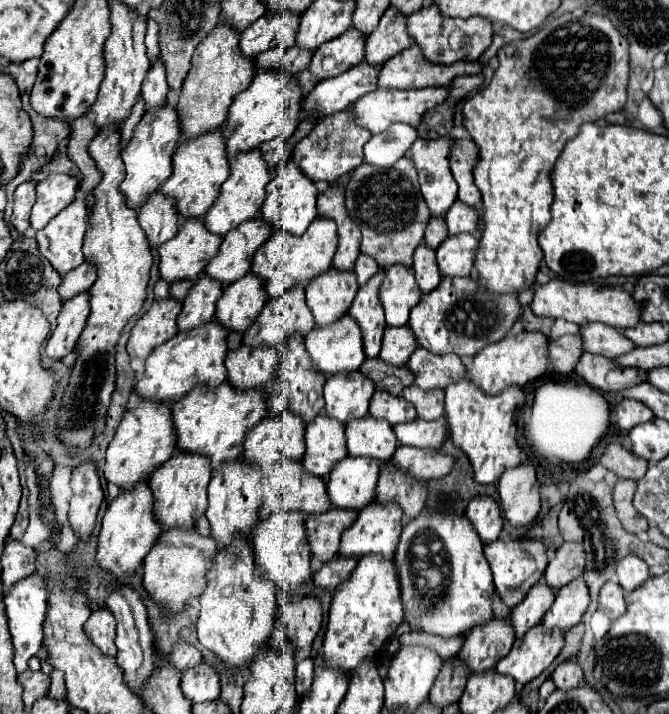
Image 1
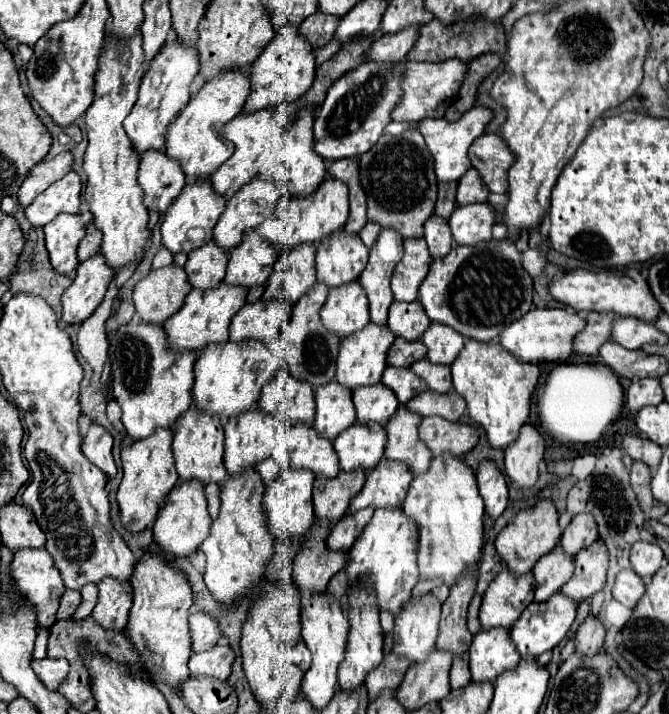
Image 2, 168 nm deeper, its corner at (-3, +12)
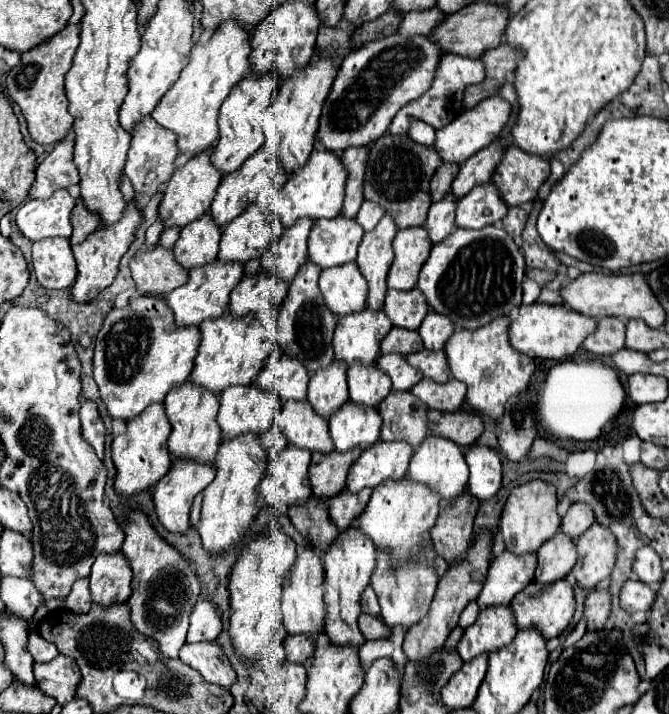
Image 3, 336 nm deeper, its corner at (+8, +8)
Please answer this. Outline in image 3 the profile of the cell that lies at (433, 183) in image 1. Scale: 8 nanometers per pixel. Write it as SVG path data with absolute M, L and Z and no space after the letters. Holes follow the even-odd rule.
M499 94L491 96L483 102L479 102L477 106L473 106L469 112L459 114L451 124L447 124L445 128L437 130L437 138L435 138L435 150L439 152L443 162L457 162L463 164L469 156L477 154L479 150L483 150L485 146L489 146L499 132L505 128L507 120L511 114L511 104L507 100L503 100Z

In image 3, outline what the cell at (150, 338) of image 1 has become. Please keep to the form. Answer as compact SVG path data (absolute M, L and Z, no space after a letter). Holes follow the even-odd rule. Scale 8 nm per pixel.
M161 244L139 250L129 262L137 292L165 296L185 284L187 270L181 268L171 250Z

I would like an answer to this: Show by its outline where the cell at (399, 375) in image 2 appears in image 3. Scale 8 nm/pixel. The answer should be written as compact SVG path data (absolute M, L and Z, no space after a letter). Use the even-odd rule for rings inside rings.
M383 354L377 358L377 368L391 376L395 390L409 390L423 378L421 372L417 372L417 368L413 368L405 356Z

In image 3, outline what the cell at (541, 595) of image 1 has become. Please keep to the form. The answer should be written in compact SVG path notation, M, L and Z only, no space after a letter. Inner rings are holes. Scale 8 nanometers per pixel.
M557 532L547 540L539 550L539 564L535 572L535 582L551 584L559 578L565 578L577 562L577 550L573 538L567 538L563 532Z

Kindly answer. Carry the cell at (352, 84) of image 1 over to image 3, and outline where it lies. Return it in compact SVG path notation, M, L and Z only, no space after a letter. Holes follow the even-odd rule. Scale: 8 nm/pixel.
M437 6L425 10L425 12L407 12L401 26L399 26L399 34L405 38L421 36L421 34L427 36L445 18L447 18L445 12L441 12Z

